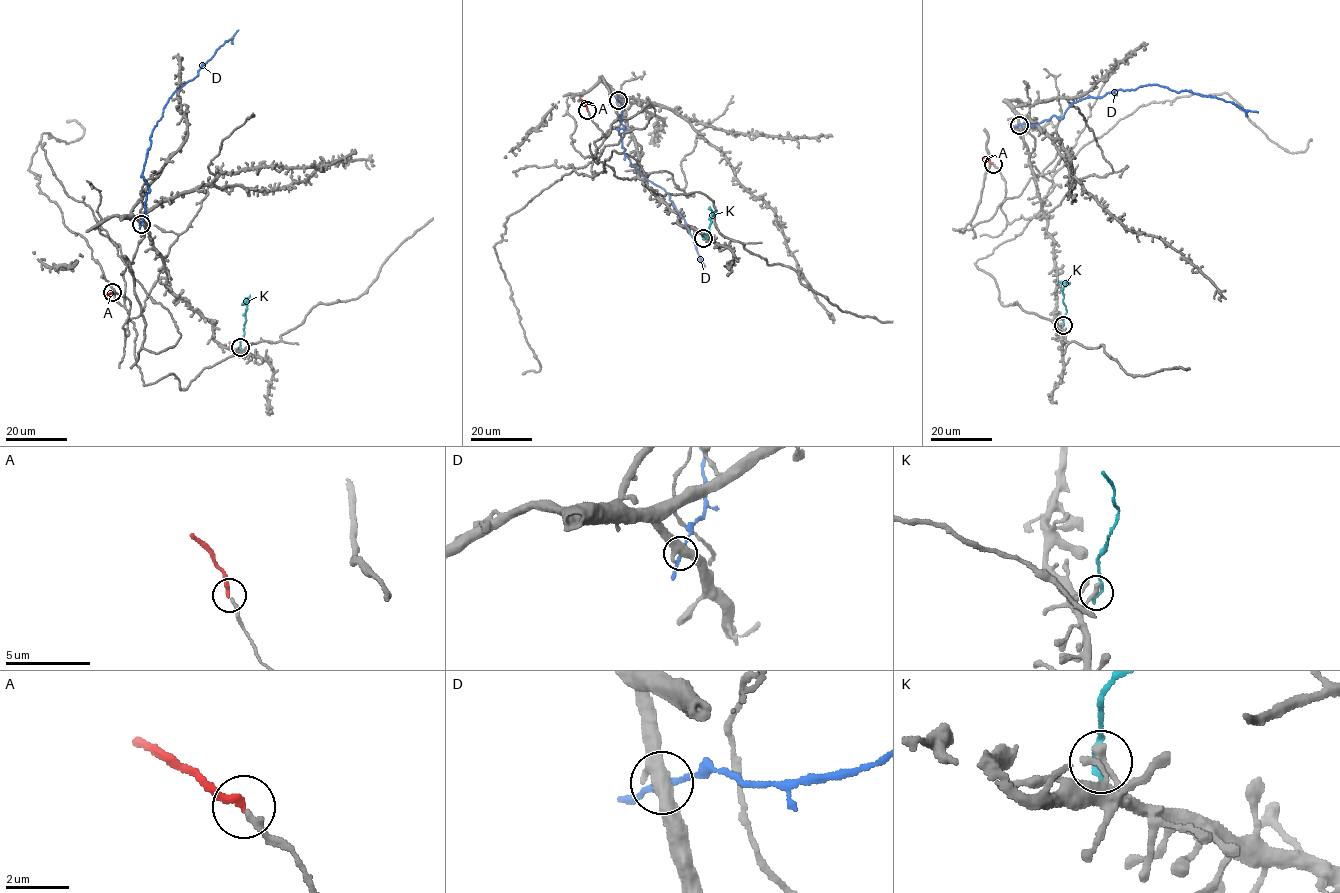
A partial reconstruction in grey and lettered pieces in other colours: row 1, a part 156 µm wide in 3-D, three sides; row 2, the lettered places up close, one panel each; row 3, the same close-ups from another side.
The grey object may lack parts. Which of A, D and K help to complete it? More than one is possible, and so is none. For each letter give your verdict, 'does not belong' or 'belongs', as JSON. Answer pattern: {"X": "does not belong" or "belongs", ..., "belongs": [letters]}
{"A": "belongs", "D": "does not belong", "K": "does not belong", "belongs": ["A"]}

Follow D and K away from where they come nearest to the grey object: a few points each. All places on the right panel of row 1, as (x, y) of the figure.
D: (1019, 125), (1038, 124), (1053, 116), (1061, 118), (1071, 103), (1086, 98), (1153, 84), (1214, 97), (1258, 112)
K: (1062, 325), (1067, 311), (1062, 291), (1066, 280)

